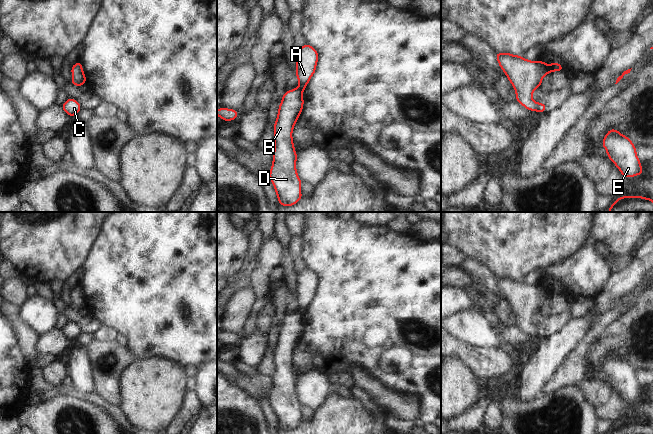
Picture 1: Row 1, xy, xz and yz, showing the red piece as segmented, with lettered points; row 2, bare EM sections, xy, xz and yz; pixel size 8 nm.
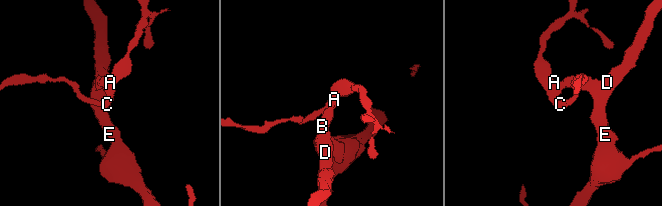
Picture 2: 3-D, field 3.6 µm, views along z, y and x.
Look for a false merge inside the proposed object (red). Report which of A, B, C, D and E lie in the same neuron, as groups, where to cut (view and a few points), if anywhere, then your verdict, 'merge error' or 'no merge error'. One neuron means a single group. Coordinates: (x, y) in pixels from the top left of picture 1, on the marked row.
groups A B C D E; cut none; no merge error

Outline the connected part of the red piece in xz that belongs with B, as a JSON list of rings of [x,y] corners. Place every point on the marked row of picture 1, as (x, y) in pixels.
[[[308,44],[298,49],[295,75],[300,86],[285,92],[274,124],[275,148],[269,177],[282,206],[295,205],[302,197],[302,181],[296,172],[297,153],[293,145],[292,130],[302,112],[302,93],[316,71],[318,56],[318,52]]]

